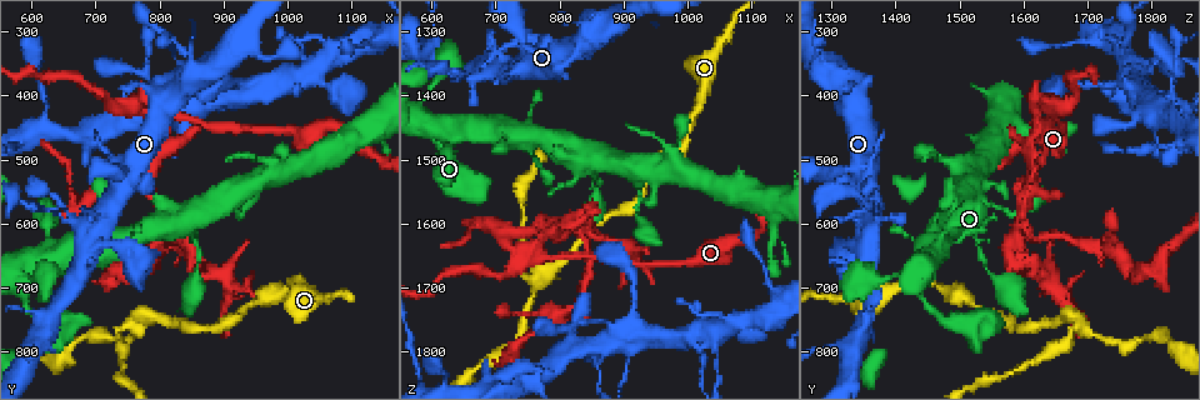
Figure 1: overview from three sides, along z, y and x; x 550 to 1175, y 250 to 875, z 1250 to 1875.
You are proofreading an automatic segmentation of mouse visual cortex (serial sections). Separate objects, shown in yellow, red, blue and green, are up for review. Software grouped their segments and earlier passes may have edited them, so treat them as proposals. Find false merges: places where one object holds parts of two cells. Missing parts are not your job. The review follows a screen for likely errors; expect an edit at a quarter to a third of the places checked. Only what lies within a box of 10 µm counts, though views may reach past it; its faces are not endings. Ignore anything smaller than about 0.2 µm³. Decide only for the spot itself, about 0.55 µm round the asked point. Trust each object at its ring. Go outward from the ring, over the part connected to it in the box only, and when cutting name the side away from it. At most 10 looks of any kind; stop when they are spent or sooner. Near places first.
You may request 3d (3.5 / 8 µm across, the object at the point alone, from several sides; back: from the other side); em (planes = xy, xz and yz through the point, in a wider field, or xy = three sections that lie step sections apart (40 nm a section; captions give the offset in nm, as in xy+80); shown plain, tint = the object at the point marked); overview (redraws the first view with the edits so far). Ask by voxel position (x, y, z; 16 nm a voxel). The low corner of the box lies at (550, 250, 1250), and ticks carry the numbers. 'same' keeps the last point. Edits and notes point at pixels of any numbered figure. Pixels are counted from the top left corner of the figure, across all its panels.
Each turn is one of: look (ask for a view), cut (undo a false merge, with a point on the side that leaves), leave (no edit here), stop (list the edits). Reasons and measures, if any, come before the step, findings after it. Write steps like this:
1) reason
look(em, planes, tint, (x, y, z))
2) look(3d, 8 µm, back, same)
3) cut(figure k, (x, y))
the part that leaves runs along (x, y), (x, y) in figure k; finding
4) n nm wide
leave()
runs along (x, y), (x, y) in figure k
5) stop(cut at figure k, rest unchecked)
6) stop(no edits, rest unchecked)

abrupt turn
look(3d, 8 µm, (595, 720, 1440))

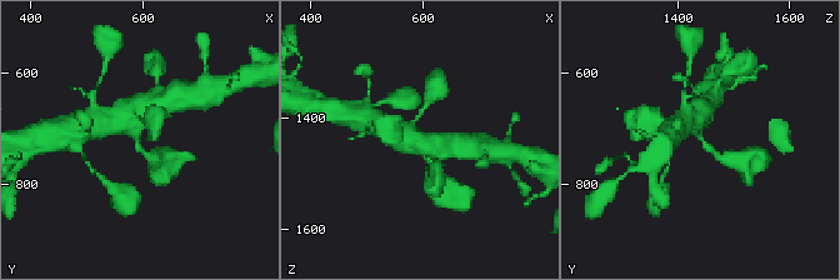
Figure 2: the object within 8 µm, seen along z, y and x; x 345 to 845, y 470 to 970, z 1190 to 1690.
look(3d, 3.5 µm, same)

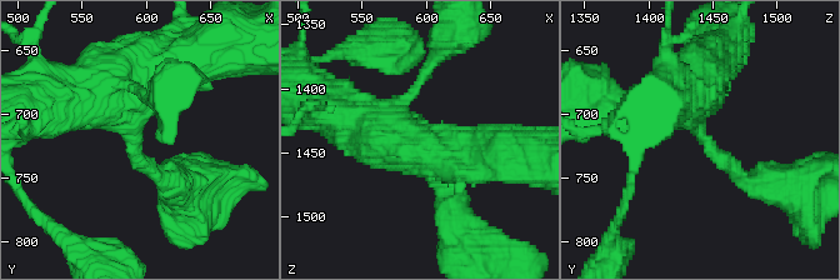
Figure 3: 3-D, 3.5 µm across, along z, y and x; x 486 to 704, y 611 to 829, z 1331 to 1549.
arms of 200, 500 nm
look(em, xy, step 3, tint, (588, 720, 1442))

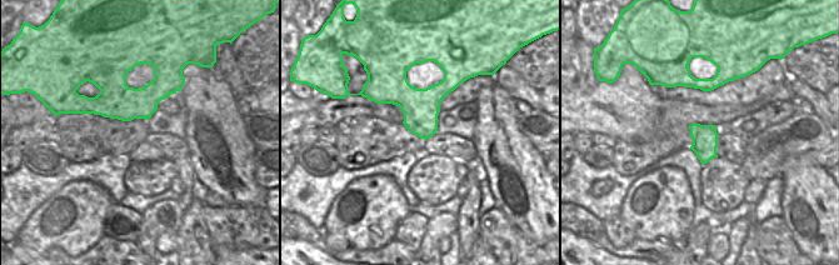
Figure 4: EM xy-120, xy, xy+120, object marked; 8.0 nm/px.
leave()
continuous, no second cell

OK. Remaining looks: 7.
thin arm on a thick one
look(3d, 3.5 µm, (690, 630, 1350))

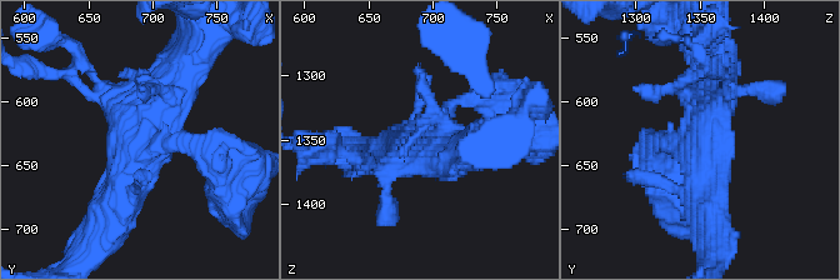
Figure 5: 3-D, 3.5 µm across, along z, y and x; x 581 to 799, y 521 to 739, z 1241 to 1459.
look(em, planes, tint, (696, 628, 1350))

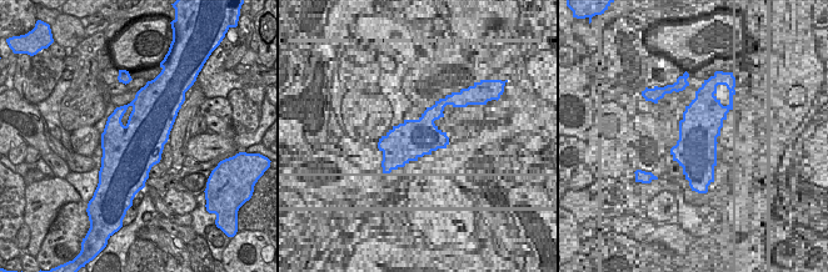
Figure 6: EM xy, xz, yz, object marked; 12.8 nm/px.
look(em, xy, step 1, tint, same)

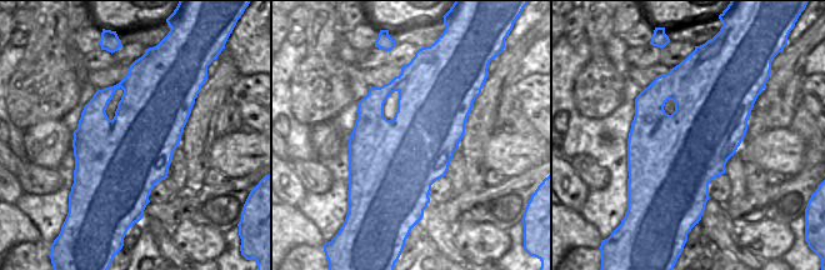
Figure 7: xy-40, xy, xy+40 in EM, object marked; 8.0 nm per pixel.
4 arms
leave()
runs along (189, 66), (139, 143), (116, 211) in figure 5; one cell here

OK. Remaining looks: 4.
branch point
look(3d, 3.5 µm, (780, 425, 1655))

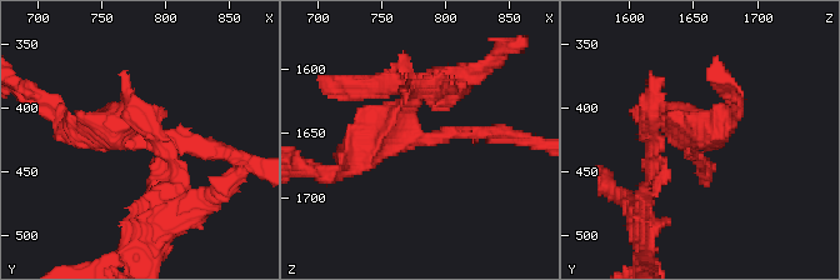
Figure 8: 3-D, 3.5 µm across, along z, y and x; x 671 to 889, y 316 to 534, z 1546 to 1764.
3 arms; arms of 150, 200, 400 nm; need the tissue
look(em, xy, step 5, tint, (778, 422, 1652))

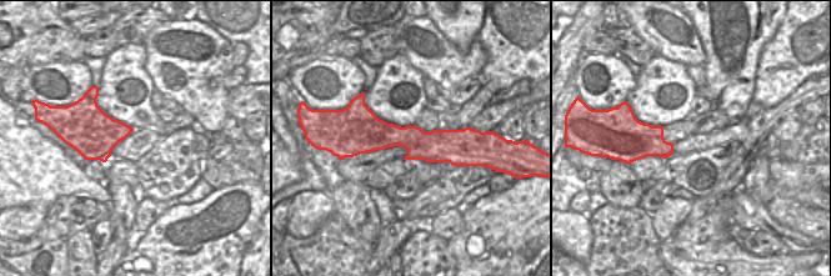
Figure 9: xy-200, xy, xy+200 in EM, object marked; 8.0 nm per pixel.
cut(figure 8, (655, 175))
the part that leaves runs along (650, 136), (644, 244) in figure 8; a second cell is stuck on

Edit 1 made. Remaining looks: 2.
stop(cut at figure 8, rest unchecked)

